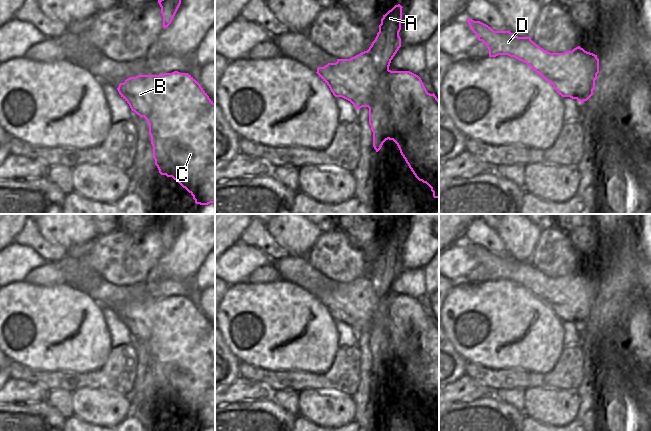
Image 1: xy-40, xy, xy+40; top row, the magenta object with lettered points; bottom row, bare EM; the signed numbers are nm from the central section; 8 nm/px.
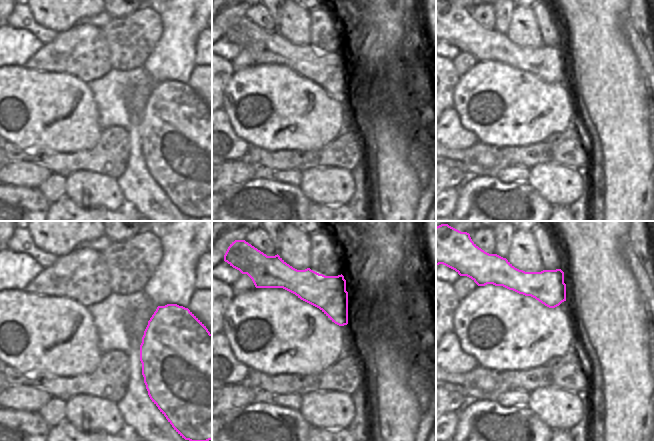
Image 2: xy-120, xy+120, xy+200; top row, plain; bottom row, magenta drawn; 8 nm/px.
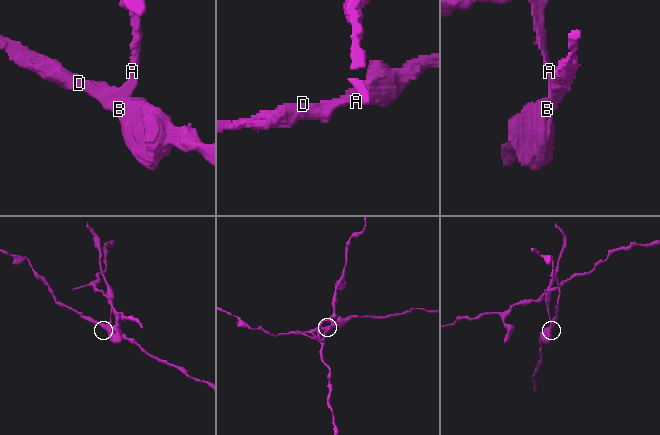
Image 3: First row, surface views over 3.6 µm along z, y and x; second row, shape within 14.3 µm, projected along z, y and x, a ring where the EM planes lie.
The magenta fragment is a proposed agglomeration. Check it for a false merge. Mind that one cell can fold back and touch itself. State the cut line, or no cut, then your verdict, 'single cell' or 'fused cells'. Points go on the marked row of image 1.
cut in xy along (366, 51), (370, 54), (378, 70), (388, 70); fused cells

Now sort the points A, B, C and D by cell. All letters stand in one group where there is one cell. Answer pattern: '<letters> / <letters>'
A / B C D

